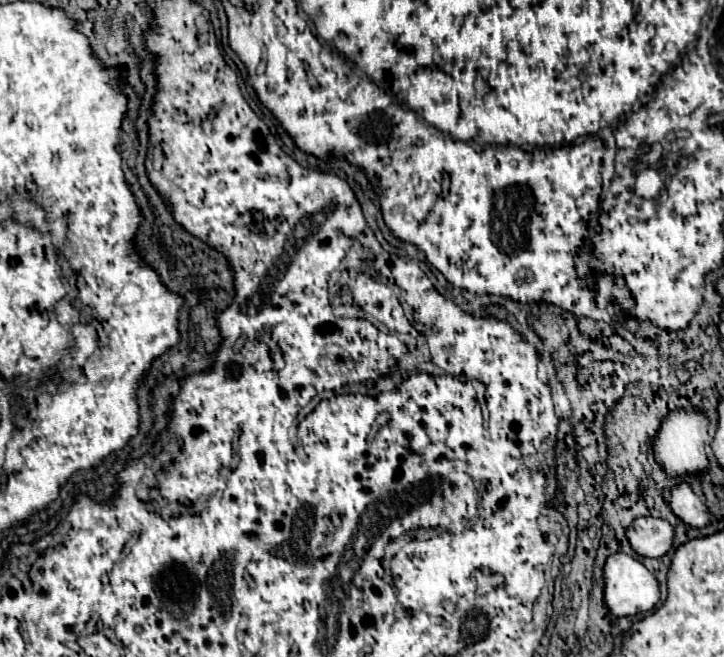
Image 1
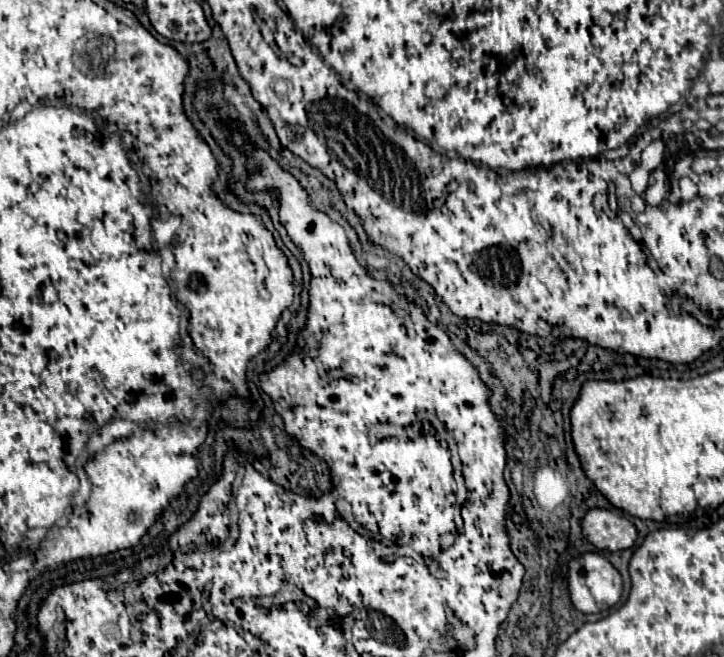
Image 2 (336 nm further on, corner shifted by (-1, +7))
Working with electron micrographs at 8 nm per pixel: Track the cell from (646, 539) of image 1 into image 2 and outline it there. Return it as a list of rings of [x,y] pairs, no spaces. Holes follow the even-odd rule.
[[[593,508],[583,518],[583,532],[601,550],[627,550],[637,540],[637,528],[617,510]]]

